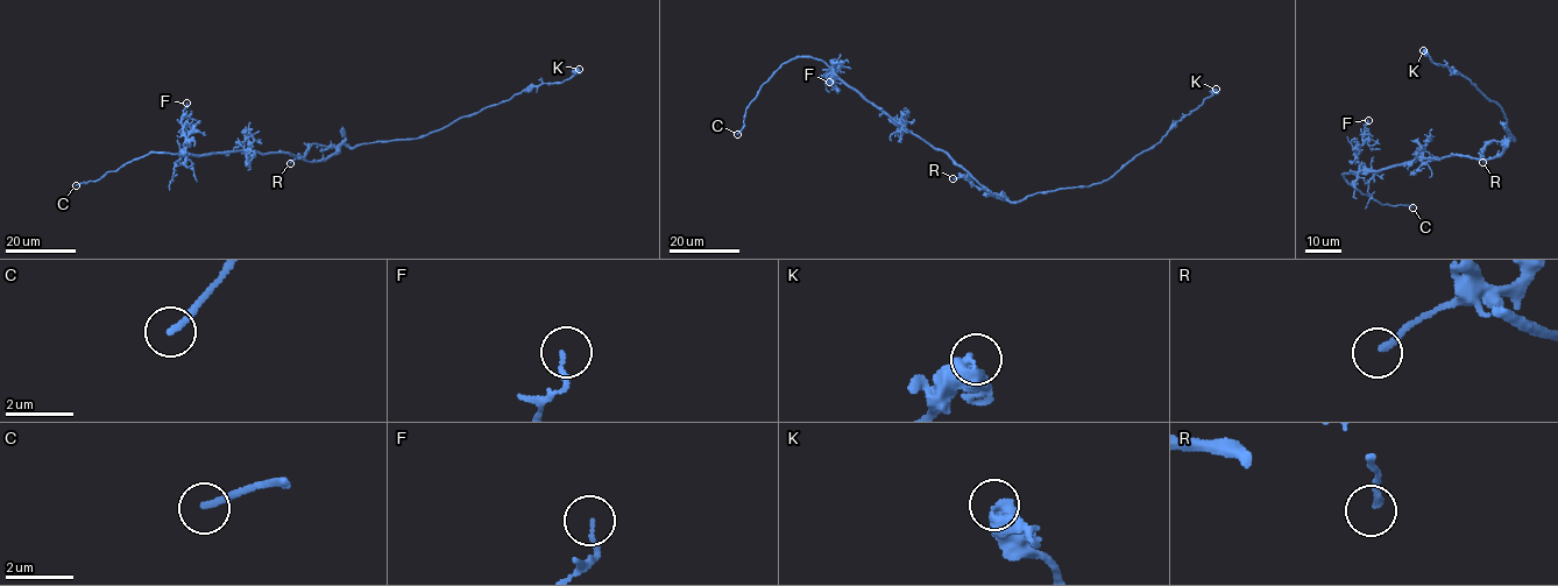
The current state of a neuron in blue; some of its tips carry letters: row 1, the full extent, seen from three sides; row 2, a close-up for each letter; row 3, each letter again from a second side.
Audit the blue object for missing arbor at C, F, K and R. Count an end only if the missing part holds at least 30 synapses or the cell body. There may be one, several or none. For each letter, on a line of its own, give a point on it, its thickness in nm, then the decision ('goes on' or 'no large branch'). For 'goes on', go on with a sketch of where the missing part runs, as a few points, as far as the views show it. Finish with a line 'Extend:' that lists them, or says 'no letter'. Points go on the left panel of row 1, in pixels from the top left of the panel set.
C: (76, 185) | 200 nm | goes on | (76, 185), (52, 189), (45, 185)
F: (186, 103) | 140 nm | no large branch
K: (579, 69) | 420 nm | no large branch
R: (290, 163) | 200 nm | no large branch
Extend: C

